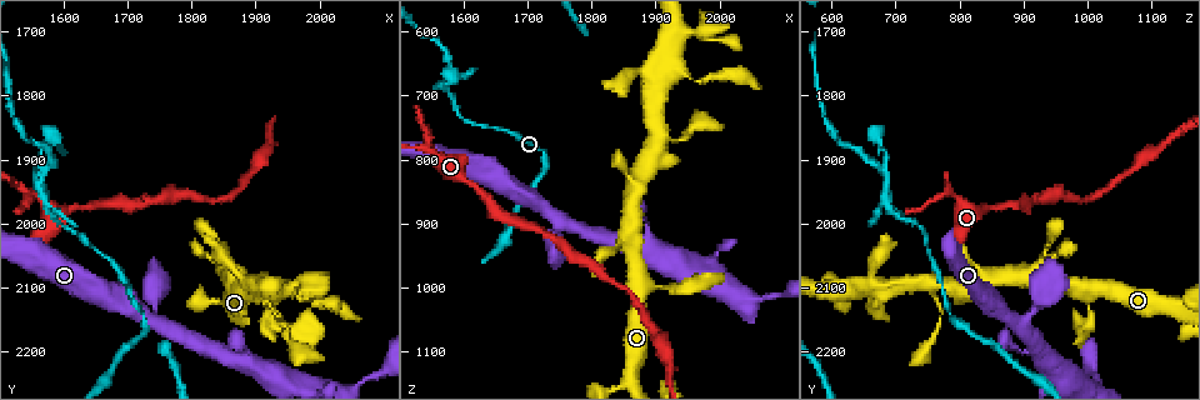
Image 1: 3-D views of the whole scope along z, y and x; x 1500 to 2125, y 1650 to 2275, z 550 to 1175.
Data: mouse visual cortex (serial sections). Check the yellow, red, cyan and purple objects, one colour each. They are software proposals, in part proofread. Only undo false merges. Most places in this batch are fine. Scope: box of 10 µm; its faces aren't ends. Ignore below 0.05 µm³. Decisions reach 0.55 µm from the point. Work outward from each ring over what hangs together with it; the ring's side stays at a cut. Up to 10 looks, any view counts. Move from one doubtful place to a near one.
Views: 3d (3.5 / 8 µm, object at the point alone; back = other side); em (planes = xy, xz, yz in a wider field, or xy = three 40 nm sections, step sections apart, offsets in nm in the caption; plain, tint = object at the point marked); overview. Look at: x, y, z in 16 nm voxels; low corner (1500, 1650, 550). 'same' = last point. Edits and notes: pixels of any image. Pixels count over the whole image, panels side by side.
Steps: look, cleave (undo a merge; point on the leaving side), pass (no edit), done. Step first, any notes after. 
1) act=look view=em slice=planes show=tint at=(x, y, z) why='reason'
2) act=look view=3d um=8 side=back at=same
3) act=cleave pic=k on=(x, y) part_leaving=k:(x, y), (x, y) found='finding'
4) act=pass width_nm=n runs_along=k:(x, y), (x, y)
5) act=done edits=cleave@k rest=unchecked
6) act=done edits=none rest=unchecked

act=look view=3d um=3.5 at=(1890, 2210, 920) why='three arms meet'

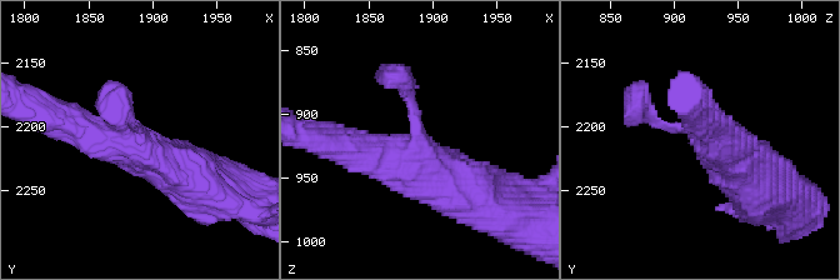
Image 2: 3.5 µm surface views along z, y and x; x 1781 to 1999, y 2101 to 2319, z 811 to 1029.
act=look view=em slice=planes show=tint at=(1888, 2208, 926) arms=3 arm_widths_nm=150,400,700

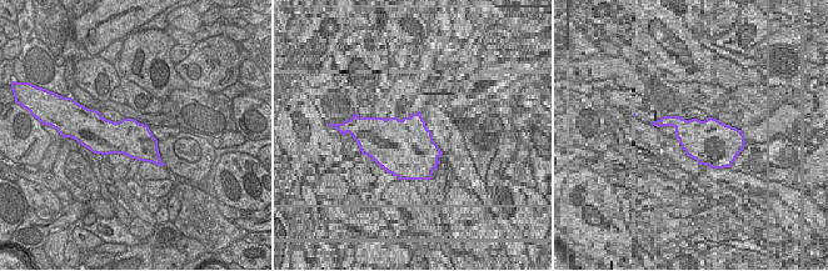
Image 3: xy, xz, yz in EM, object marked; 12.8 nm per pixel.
act=pass runs_along=2:(61, 116), (199, 185) found='one cell here'

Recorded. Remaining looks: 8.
act=look view=3d um=3.5 at=(1930, 2105, 605) why='four-way junction'

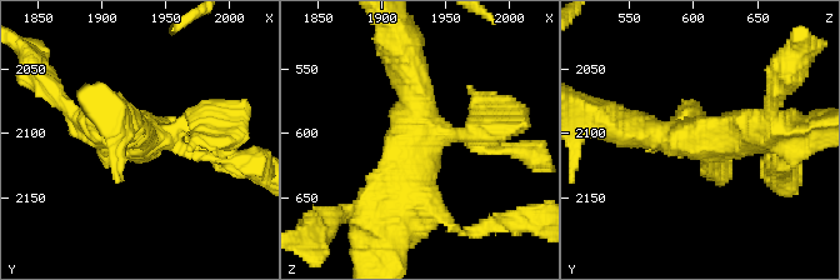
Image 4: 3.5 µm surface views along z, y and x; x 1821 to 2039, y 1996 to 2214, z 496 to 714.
act=look view=em slice=planes show=tint at=(1934, 2102, 600)

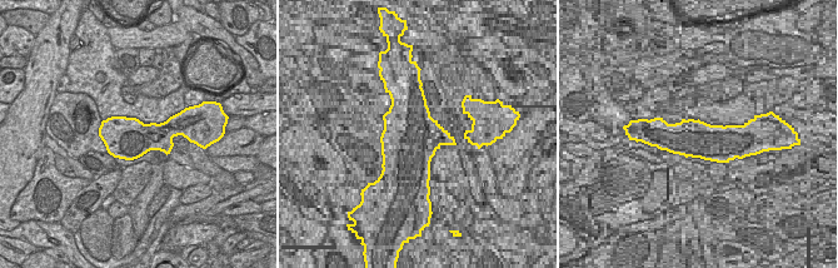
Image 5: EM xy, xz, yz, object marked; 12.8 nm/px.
act=pass runs_along=4:(401, 215), (413, 144), (501, 121) found='one cell here'

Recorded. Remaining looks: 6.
act=look view=3d um=3.5 at=(1635, 2030, 750) why='thin neck'

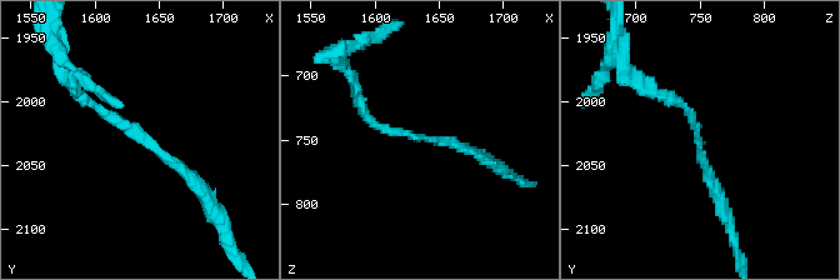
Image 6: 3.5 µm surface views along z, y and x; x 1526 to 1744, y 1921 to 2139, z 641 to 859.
act=look view=em slice=xy step=2 show=tint at=(1640, 2034, 752) arm_widths_nm=100,150 why='now the EM'

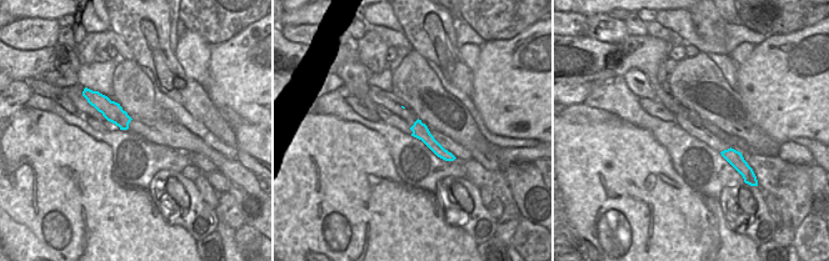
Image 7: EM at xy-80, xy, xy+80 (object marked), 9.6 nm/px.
act=pass width_nm=150 runs_along=7:(418, 124), (420, 131), (450, 157) found='all the same cell'

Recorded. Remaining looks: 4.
act=look view=3d um=3.5 at=(1570, 1920, 680) why='three arms meet'

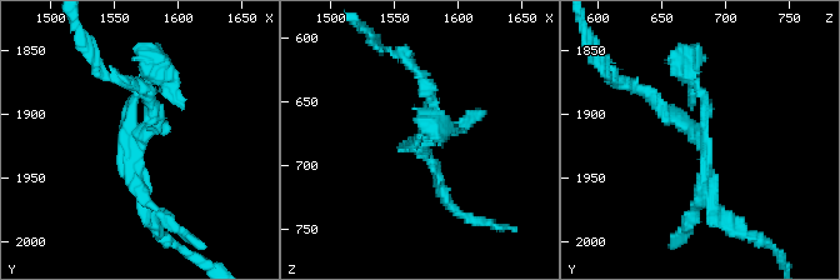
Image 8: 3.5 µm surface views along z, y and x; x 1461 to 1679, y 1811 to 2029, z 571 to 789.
act=look view=em slice=xy step=1 show=tint at=(1570, 1920, 680) arms=3 arm_widths_nm=150,150,200

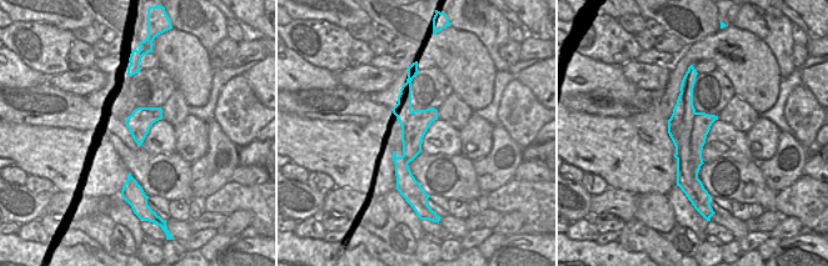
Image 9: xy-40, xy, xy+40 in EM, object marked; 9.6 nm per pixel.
act=cleave pic=8 on=(171, 225) found='a second cell is stuck on'

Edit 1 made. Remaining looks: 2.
act=done edits=cleave@8 rest=unchecked

